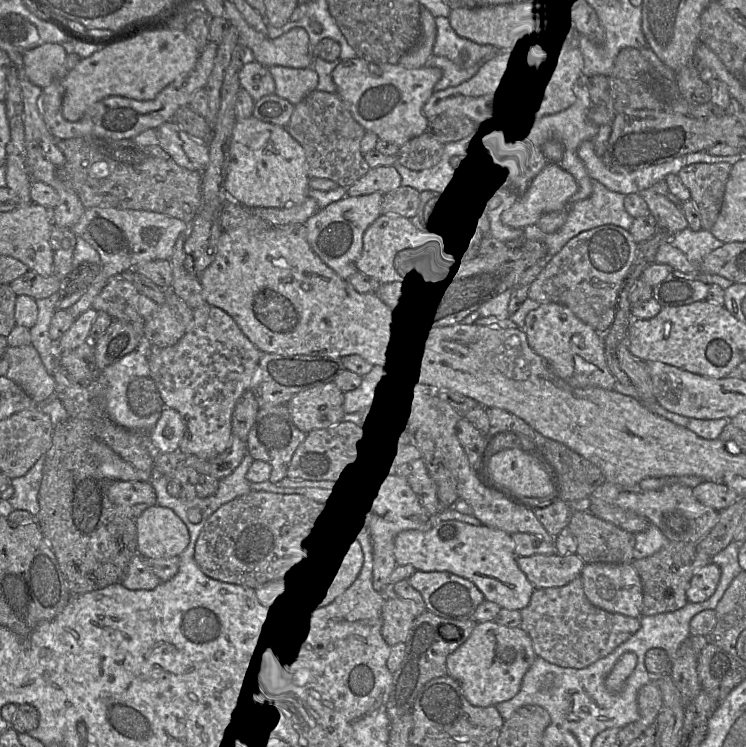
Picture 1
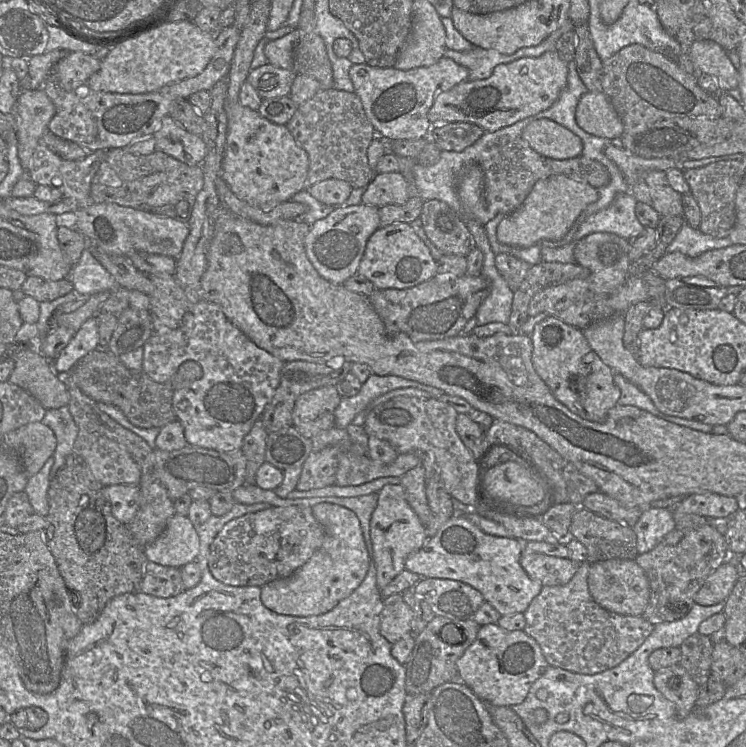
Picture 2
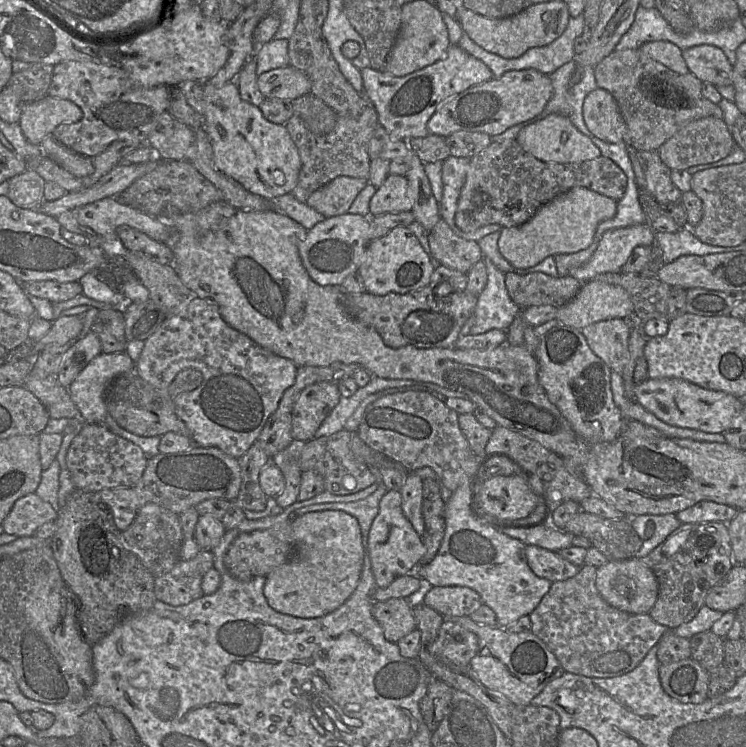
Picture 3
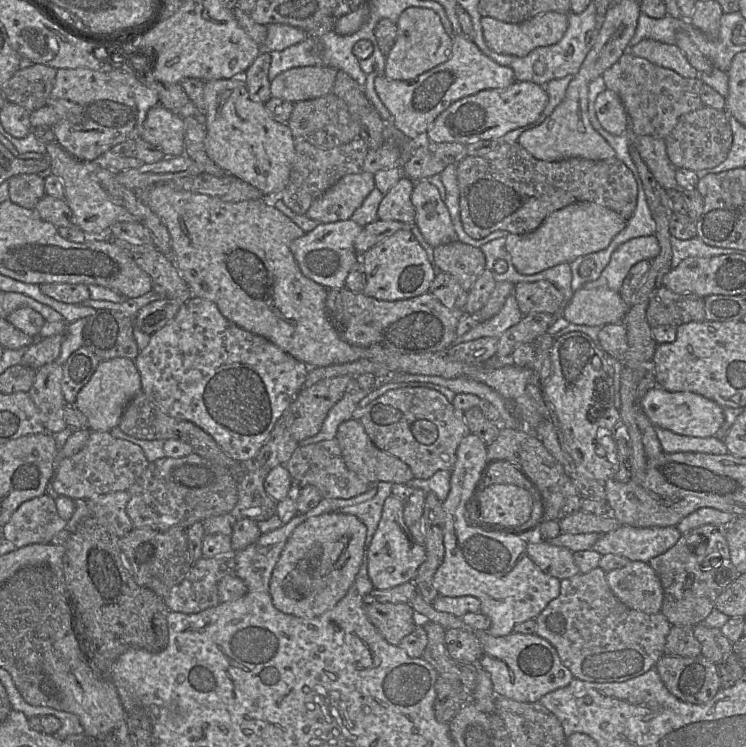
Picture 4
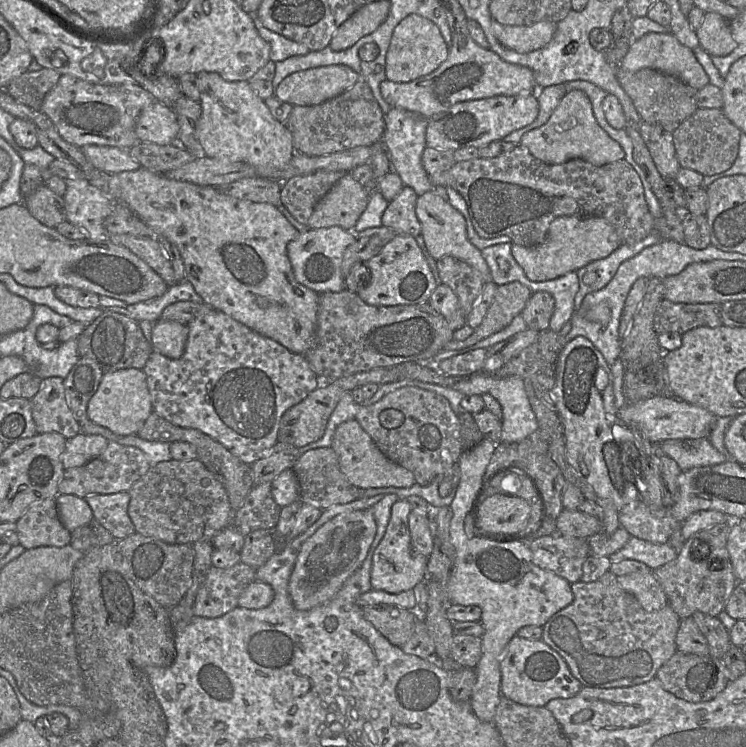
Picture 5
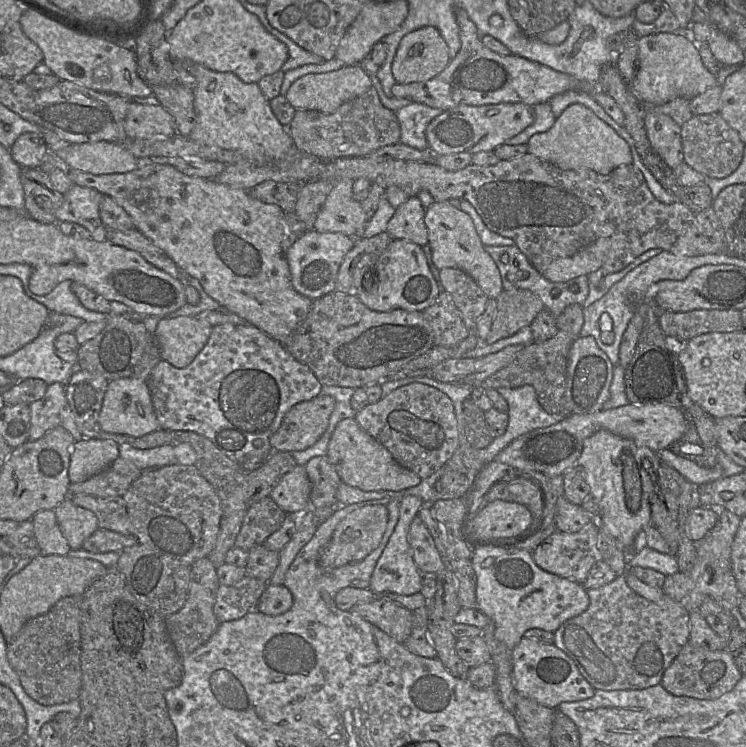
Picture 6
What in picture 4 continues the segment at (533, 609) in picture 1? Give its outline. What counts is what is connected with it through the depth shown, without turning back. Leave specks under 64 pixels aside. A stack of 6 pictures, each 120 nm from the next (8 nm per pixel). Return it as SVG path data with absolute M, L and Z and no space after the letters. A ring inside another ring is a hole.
M599 567L562 579L559 596L535 621L535 635L555 648L574 678L594 683L624 682L655 668L672 627L661 612L646 614L620 602Z

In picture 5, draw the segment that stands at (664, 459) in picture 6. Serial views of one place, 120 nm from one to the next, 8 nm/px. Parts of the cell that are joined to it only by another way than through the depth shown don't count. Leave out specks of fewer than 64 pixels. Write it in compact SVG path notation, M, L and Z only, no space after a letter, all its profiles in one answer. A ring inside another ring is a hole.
M708 438L665 440L661 443L661 449L679 465L682 471L726 461L726 457L711 444Z

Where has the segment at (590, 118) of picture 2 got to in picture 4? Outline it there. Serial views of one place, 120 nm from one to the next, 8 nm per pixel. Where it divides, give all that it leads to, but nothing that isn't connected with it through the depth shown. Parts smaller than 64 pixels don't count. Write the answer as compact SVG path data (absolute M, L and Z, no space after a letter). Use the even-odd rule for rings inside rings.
M606 88L599 93L594 106L597 119L607 132L621 135L628 131L628 114L614 91Z

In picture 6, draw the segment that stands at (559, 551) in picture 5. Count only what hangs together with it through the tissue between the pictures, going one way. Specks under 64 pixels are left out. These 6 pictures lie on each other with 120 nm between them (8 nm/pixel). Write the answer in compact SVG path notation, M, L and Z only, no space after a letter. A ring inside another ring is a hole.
M596 519L576 533L556 530L533 551L534 562L544 571L583 584L592 566L603 559L598 548L599 531L600 524Z

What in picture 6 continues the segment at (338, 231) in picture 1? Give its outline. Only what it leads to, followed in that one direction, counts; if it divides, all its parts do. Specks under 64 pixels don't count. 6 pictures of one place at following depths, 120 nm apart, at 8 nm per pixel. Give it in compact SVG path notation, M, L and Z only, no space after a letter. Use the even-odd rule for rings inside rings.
M309 229L300 234L287 253L294 289L311 300L335 291L339 267L354 241L353 237L338 232L319 233Z

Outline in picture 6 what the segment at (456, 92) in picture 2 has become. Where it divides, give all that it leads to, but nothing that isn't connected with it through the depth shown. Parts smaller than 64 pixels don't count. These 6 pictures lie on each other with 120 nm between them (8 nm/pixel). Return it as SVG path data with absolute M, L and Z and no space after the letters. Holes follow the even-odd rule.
M500 103L482 106L461 105L435 117L426 129L430 151L435 156L468 152L494 151L521 133L535 120L533 107L523 103Z

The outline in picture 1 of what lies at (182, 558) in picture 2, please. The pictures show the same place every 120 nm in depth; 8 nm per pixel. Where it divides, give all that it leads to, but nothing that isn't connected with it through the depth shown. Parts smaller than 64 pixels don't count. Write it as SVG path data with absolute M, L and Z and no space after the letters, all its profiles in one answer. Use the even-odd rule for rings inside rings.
M154 505L136 519L137 551L145 559L178 557L189 545L183 520L170 508Z

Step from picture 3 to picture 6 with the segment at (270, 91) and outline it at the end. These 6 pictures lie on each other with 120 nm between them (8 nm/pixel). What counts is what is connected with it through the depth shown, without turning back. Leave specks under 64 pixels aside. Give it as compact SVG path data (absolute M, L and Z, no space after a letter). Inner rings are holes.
M349 65L336 71L302 76L291 85L285 97L296 110L311 110L332 114L341 105L361 96L371 87L370 76L362 67L360 65Z

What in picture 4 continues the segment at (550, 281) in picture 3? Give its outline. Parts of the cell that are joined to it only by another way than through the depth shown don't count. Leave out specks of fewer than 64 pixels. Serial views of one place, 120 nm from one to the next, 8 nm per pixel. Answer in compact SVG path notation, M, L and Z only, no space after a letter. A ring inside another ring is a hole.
M546 280L516 283L513 295L523 316L535 313L556 314L565 305L564 295Z

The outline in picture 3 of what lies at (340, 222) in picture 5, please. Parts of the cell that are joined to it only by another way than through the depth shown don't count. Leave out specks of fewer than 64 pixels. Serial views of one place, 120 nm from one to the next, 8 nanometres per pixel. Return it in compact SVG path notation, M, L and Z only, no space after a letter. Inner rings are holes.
M338 176L315 190L306 203L326 218L345 214L349 212L360 191L368 184L368 179Z

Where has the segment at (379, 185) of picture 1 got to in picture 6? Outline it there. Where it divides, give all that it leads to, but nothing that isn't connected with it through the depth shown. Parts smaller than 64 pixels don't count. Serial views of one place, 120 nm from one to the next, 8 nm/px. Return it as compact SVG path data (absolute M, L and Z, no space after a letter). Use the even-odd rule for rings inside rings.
M418 196L408 197L395 209L387 225L392 240L402 239L421 247L428 244L428 230L424 221L425 209Z

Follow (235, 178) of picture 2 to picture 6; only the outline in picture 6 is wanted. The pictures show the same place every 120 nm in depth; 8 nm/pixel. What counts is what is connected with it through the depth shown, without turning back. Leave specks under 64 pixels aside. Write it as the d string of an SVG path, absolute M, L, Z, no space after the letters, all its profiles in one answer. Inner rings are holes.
M197 64L195 76L196 124L190 139L238 152L255 164L276 163L293 153L294 143L287 127L280 124L257 83L245 83L233 73L216 72Z

